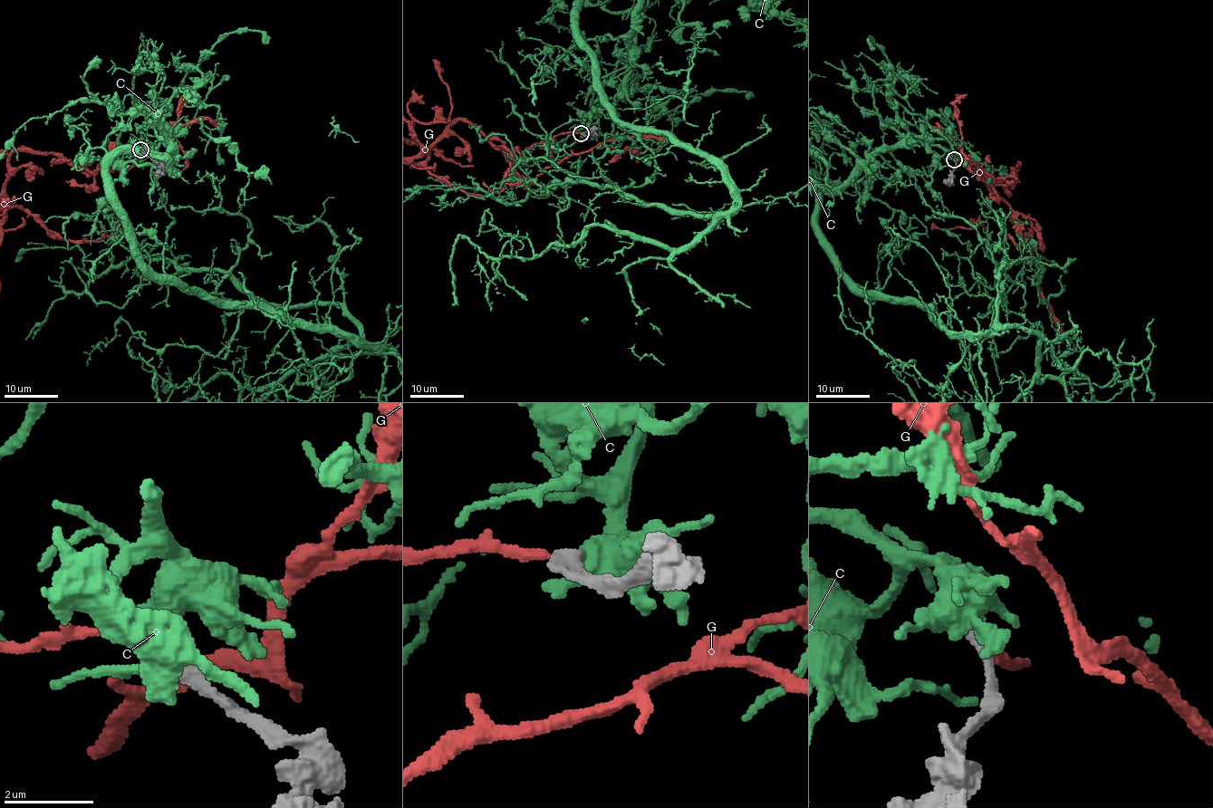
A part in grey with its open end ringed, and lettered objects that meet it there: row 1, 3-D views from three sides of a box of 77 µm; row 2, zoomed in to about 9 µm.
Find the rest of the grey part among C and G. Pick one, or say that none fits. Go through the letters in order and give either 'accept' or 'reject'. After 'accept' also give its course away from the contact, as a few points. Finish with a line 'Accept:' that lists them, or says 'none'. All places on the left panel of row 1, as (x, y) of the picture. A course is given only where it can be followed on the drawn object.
C: reject
G: accept
Accept: G

